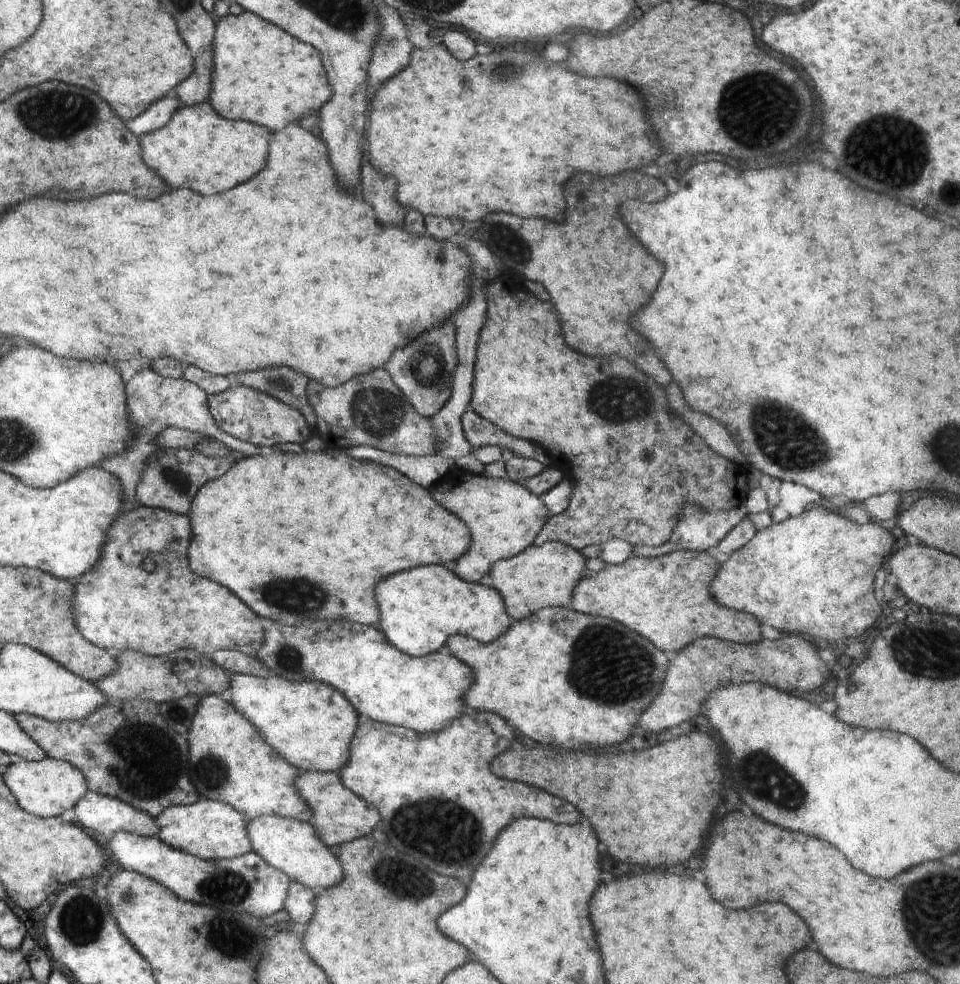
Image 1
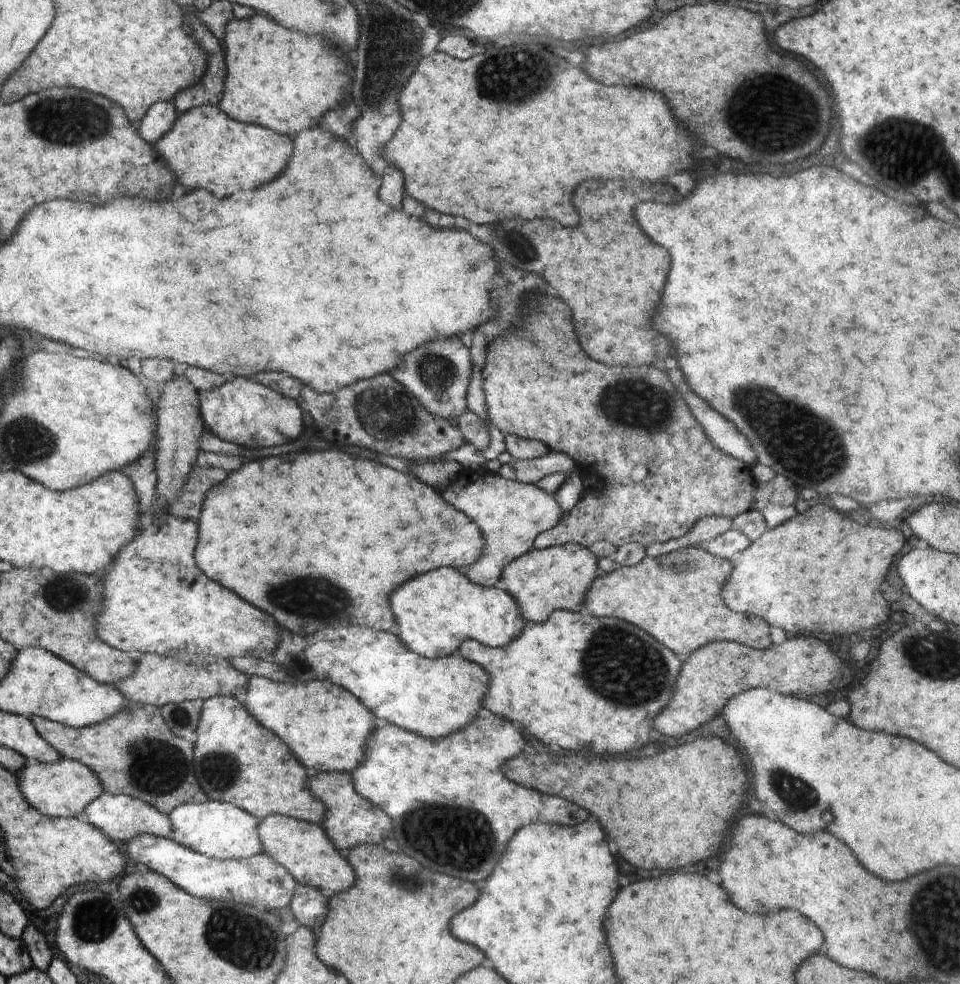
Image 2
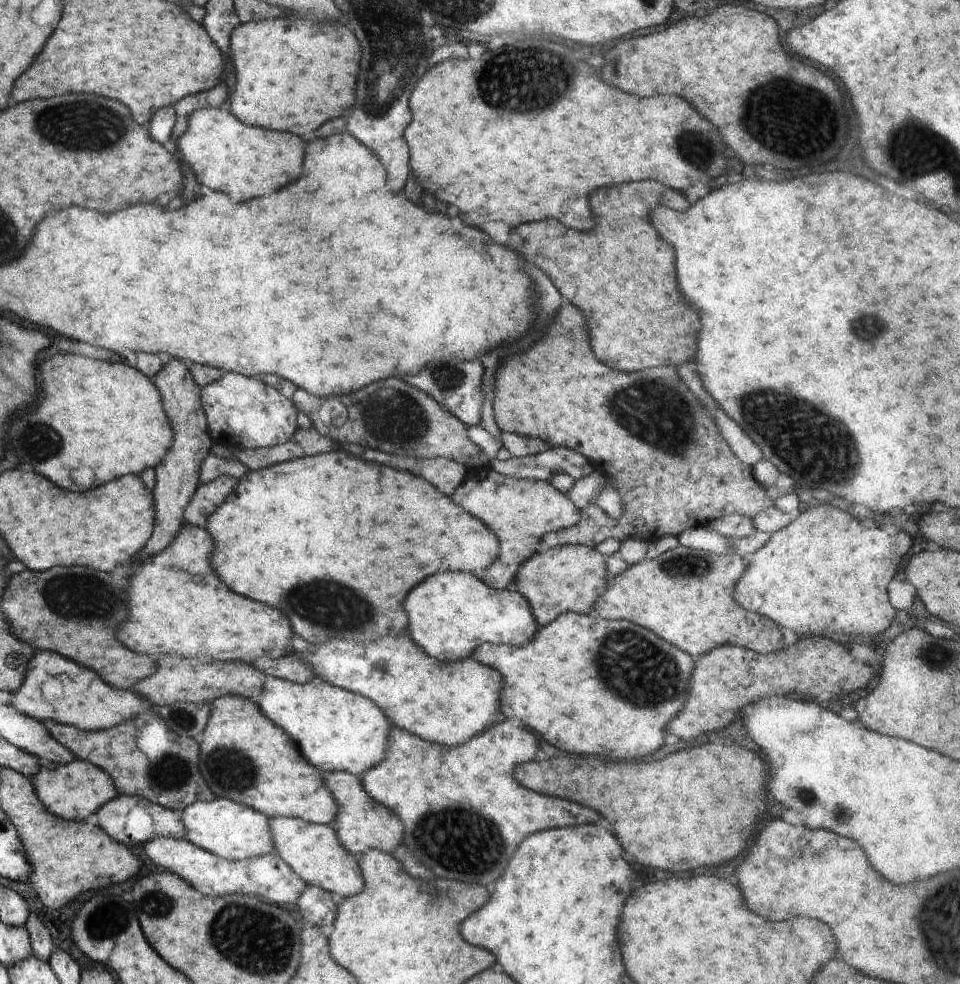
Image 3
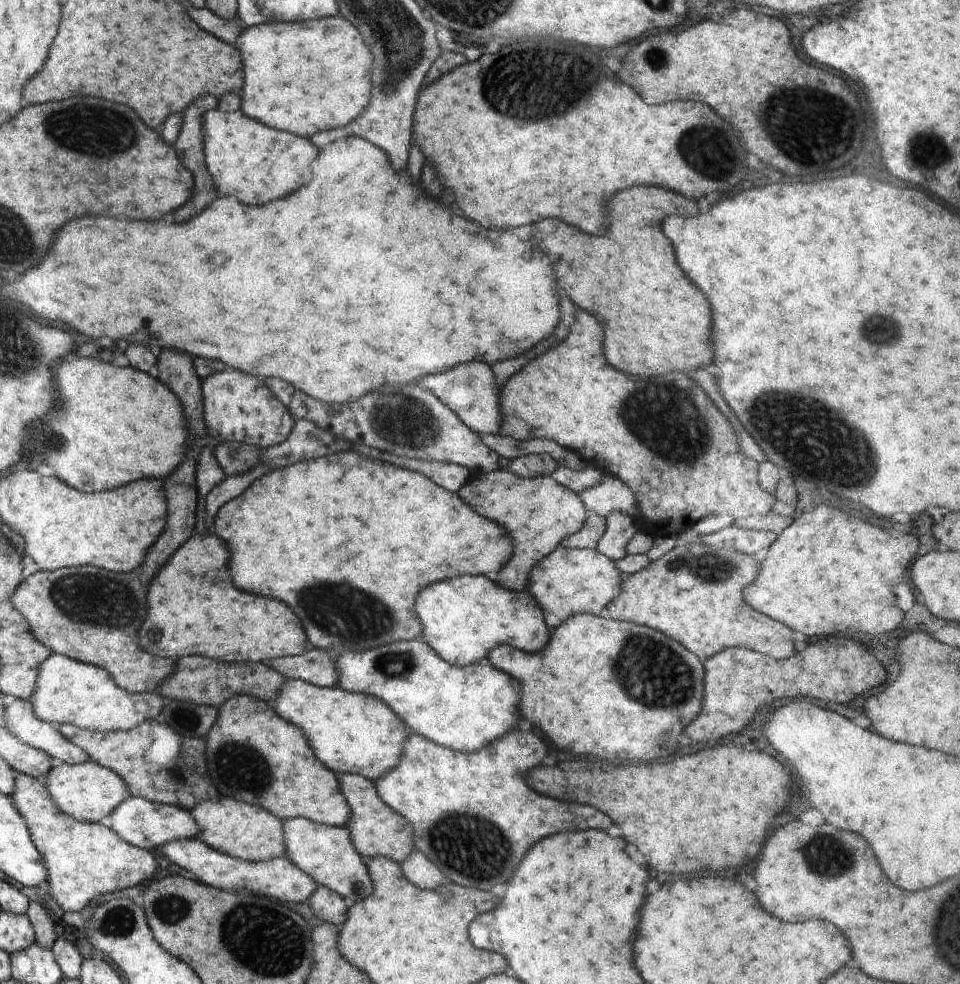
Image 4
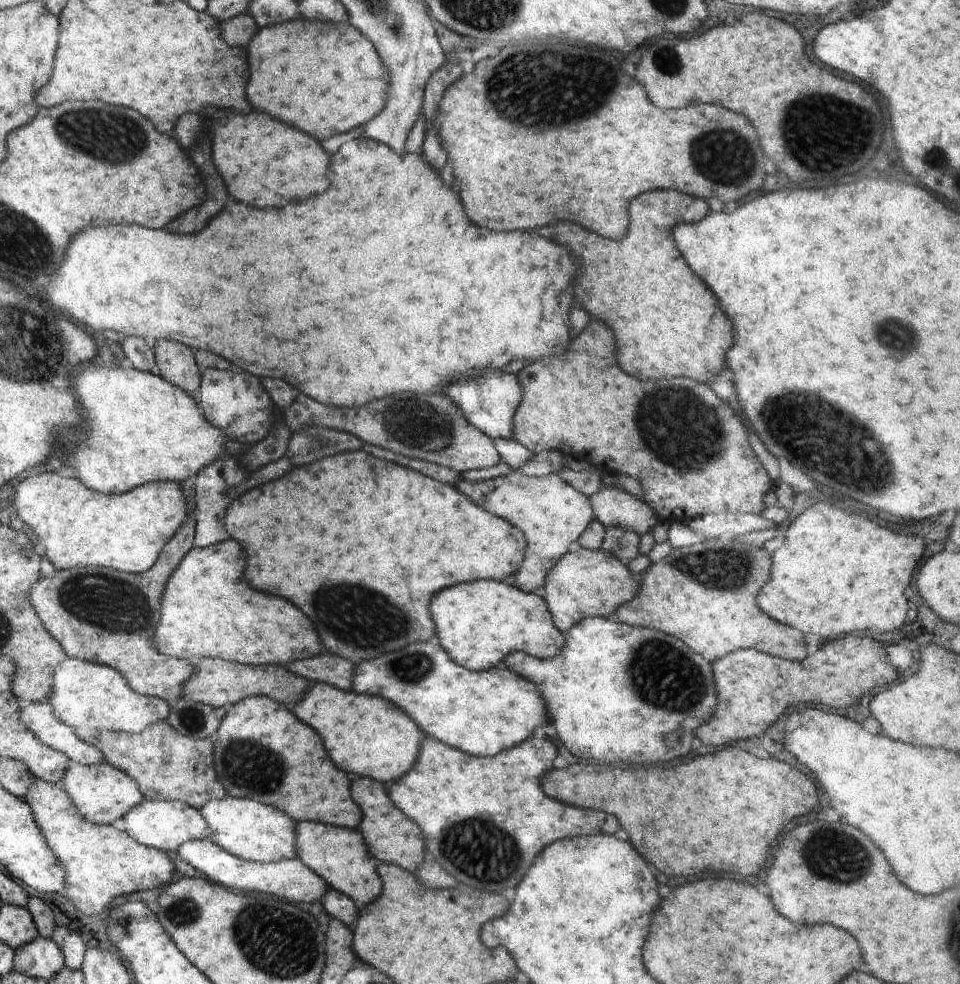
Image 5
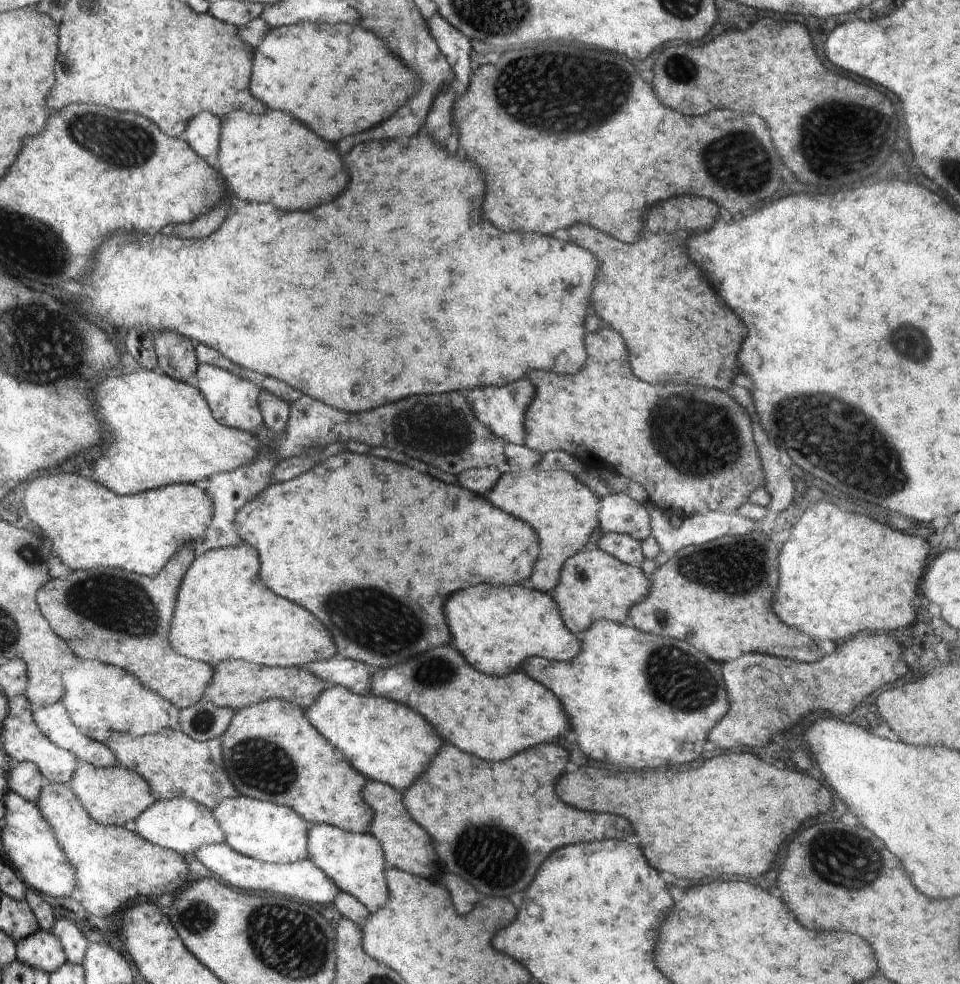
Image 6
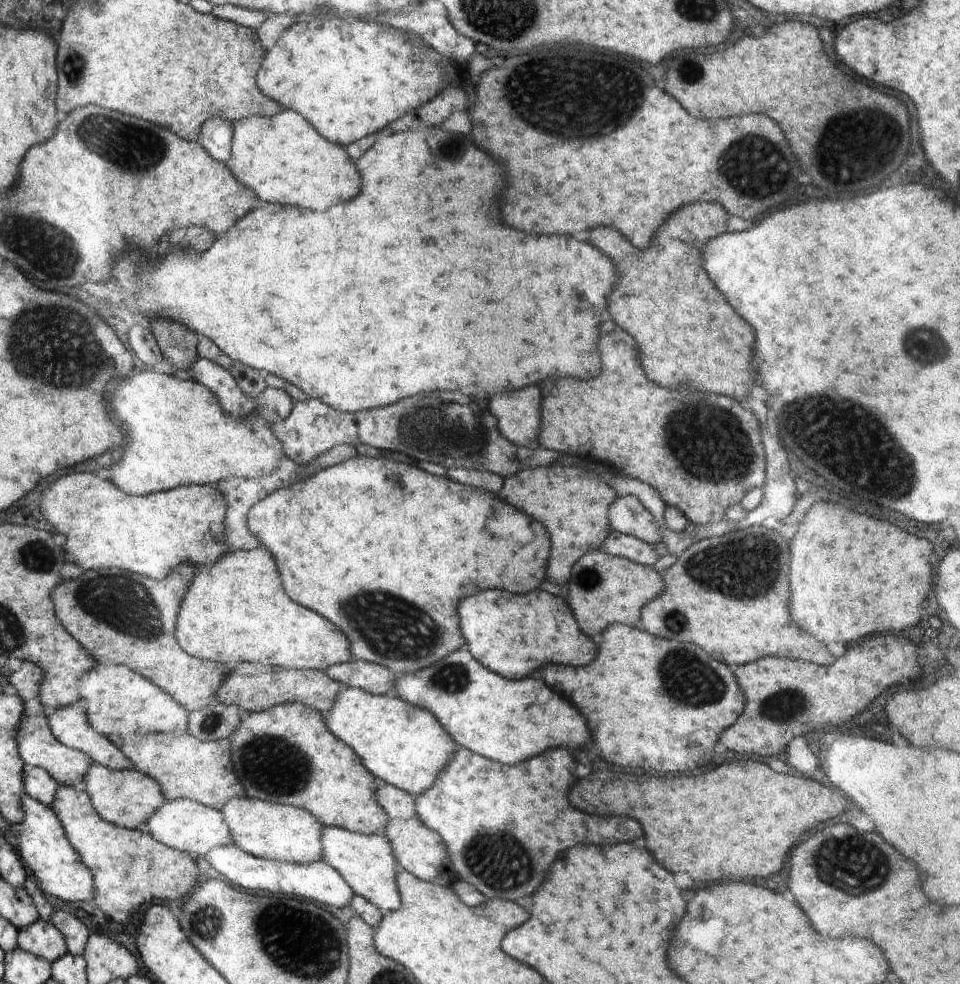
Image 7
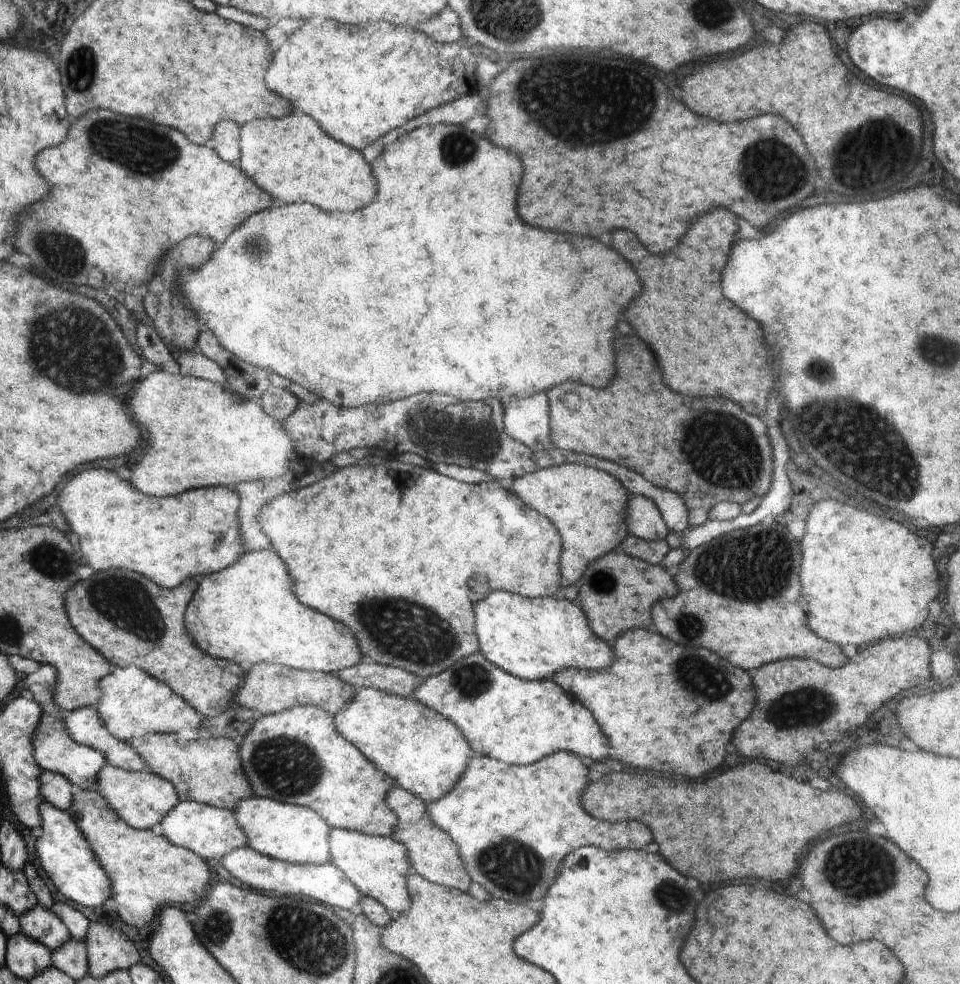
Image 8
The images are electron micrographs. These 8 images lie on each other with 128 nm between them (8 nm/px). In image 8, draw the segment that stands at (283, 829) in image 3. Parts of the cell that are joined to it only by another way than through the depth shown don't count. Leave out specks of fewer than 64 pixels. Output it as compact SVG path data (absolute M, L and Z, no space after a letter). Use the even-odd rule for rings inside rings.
M331 827L328 842L331 862L346 874L364 896L379 900L385 910L393 915L409 911L411 898L407 878L411 873L411 864L405 844L395 841L391 836L367 835L338 827Z

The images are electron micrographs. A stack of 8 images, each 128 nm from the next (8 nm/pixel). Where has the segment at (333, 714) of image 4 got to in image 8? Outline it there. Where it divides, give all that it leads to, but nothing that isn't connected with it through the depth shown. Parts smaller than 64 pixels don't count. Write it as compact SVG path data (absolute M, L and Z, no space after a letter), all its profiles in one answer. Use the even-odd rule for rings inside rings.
M374 687L356 690L353 701L348 708L335 717L335 728L340 731L346 740L349 740L371 763L374 763L380 771L394 779L396 786L411 792L421 798L425 804L442 798L450 788L454 788L458 782L458 776L466 770L466 764L470 762L470 746L466 744L466 738L454 724L444 720L444 716L415 698L404 698L393 695Z

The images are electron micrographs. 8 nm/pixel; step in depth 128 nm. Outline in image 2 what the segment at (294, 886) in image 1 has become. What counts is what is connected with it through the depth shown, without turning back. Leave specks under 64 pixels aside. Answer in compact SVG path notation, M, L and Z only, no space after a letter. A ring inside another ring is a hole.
M298 884L290 906L295 919L318 934L328 914L329 894L316 887Z

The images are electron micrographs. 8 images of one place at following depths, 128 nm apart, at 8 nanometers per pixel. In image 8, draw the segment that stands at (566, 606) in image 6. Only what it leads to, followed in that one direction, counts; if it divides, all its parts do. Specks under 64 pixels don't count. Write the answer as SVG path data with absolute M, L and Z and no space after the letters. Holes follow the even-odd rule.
M621 550L610 551L588 565L579 583L577 602L585 612L596 636L611 646L618 635L630 629L652 626L651 608L660 599L672 598L679 592L674 576L662 565L653 565Z

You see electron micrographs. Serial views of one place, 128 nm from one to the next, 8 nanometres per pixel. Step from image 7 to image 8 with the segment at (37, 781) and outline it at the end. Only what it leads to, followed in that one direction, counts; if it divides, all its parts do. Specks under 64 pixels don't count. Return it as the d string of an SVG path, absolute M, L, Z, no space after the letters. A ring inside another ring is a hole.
M42 770L39 781L43 801L63 811L71 808L76 787L67 778L52 771Z

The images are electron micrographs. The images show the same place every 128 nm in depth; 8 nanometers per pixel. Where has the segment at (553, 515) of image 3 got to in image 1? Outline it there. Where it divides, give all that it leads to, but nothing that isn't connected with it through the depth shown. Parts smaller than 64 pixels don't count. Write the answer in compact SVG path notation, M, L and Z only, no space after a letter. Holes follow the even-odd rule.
M467 474L464 478L456 477L448 484L440 479L440 484L430 490L432 498L442 504L446 510L459 516L459 519L471 532L471 545L469 549L450 568L462 579L469 583L484 583L492 568L498 560L509 559L520 554L526 547L533 544L540 529L547 521L550 512L544 501L530 492L523 484L515 483L508 478L493 479L479 474Z

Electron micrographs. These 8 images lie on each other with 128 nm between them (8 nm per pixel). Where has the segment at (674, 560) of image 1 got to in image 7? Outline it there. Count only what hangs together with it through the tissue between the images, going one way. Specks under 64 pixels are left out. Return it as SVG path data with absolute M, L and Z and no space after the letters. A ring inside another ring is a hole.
M761 525L734 529L720 536L694 541L678 555L676 562L661 574L665 582L664 592L642 607L639 627L655 637L683 643L692 642L729 667L748 664L764 656L830 666L836 658L828 652L826 644L808 636L790 620L788 562L790 542L786 542L778 532Z

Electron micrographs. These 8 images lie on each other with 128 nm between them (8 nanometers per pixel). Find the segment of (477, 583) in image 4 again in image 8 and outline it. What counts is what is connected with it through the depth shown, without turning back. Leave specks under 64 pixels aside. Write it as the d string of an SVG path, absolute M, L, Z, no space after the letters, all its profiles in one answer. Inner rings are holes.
M492 592L488 598L474 606L474 614L478 652L503 671L524 680L552 679L555 674L570 667L589 671L607 669L615 659L613 647L592 632L580 604L577 601L569 601L562 595L530 598L511 592Z

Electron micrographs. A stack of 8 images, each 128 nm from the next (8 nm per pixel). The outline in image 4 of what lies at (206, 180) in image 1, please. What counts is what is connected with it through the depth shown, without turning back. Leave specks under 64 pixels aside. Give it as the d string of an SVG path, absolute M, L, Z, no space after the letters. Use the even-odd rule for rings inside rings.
M218 108L204 113L203 151L207 169L210 170L220 192L226 196L236 196L244 204L258 204L258 206L306 186L310 182L310 164L318 156L316 146L308 138L298 138L294 134L268 128L256 120L250 120L248 116L242 116L242 112L234 114L234 112L219 111Z

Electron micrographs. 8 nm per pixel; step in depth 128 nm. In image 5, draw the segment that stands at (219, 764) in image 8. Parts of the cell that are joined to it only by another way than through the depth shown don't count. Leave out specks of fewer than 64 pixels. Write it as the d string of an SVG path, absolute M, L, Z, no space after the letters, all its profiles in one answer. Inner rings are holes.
M160 722L154 726L148 726L140 734L130 734L127 732L110 732L102 730L98 738L98 748L106 752L106 763L114 765L123 770L138 783L138 789L145 795L146 801L182 801L191 807L200 810L209 800L223 799L226 790L222 788L222 783L218 780L216 769L214 768L212 740L193 739L183 734L174 732L168 724Z

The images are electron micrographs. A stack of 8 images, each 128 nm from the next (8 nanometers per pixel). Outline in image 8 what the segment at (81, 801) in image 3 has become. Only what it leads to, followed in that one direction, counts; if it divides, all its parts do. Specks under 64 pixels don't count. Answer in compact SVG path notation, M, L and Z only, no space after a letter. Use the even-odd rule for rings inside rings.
M106 764L98 775L98 782L102 796L105 796L114 812L117 812L126 824L139 830L152 828L154 824L158 826L166 813L181 801L170 781L150 771L129 771Z

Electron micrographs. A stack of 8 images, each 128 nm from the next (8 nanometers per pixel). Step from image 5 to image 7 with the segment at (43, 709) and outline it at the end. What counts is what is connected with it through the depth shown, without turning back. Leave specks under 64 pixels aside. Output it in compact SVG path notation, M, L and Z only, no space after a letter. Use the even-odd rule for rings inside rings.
M80 703L60 707L51 713L50 728L53 731L53 735L57 737L62 744L85 752L88 756L92 757L93 763L119 771L132 768L132 762L122 751L114 746L114 743L92 729L92 726L88 723L84 705Z

